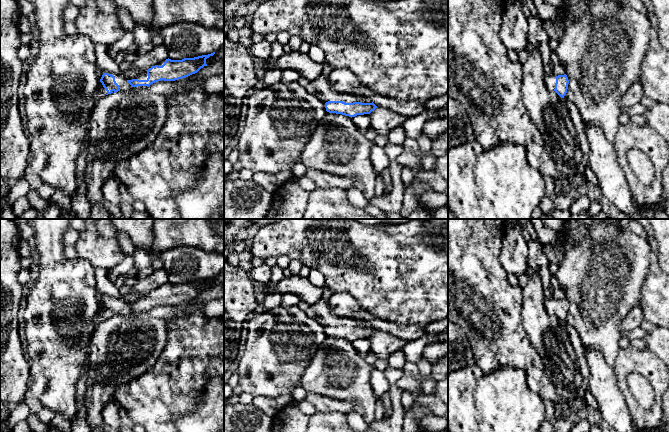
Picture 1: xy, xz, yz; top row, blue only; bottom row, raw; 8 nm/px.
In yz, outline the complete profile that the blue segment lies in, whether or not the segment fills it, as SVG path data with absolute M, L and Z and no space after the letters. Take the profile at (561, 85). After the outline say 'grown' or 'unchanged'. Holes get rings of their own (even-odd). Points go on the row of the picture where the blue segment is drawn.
M545 74L544 81L550 91L554 90L561 98L564 98L569 84L566 74L558 76L554 74Z; grown

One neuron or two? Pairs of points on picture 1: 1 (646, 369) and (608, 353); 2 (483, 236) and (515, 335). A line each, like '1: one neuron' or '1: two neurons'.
1: two neurons
2: one neuron

